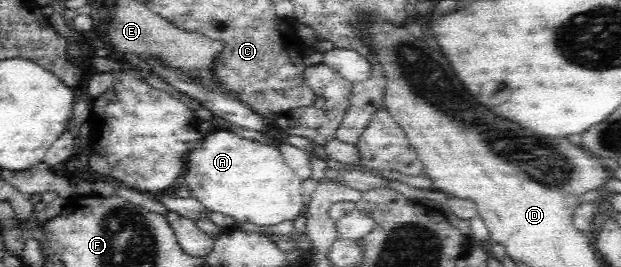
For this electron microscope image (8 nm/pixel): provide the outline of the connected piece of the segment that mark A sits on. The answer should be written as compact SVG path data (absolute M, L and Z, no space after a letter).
M217 128L202 137L198 146L189 154L181 182L188 186L191 196L199 200L205 210L221 212L240 223L250 222L256 226L274 226L282 224L284 220L298 223L300 213L304 212L302 180L285 163L278 146L249 140L227 129Z

